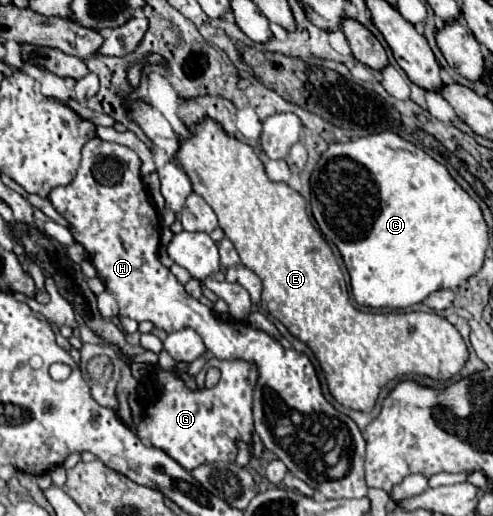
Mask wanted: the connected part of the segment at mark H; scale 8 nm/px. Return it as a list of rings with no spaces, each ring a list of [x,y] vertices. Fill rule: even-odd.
[[[100,138],[88,140],[76,178],[68,186],[54,188],[48,200],[70,222],[74,242],[84,246],[104,288],[116,296],[120,316],[136,322],[148,320],[168,334],[192,328],[218,360],[244,360],[258,368],[252,402],[254,428],[262,444],[286,464],[288,472],[326,498],[364,498],[368,494],[364,480],[366,442],[354,420],[326,402],[308,356],[294,348],[284,350],[278,340],[246,322],[222,322],[210,306],[192,298],[160,264],[160,218],[148,202],[140,178],[140,158],[134,150]]]

